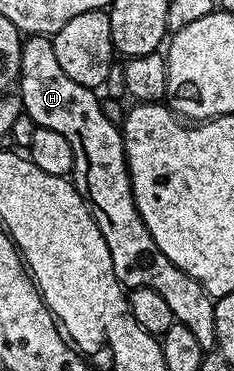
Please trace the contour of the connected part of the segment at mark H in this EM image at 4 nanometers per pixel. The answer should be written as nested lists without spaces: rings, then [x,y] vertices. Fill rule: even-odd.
[[[32,34],[26,35],[21,42],[20,88],[21,107],[37,123],[37,127],[56,130],[58,134],[63,134],[63,138],[67,138],[73,155],[71,179],[77,186],[77,192],[89,205],[93,220],[99,226],[99,230],[107,242],[107,250],[111,250],[111,266],[115,278],[126,289],[150,288],[163,294],[163,302],[167,302],[167,306],[171,306],[174,321],[187,326],[187,330],[191,330],[191,334],[195,334],[201,349],[212,349],[215,344],[214,301],[203,290],[203,286],[199,286],[199,282],[195,282],[195,278],[191,278],[185,271],[176,268],[161,253],[159,246],[151,238],[151,234],[135,206],[129,167],[125,161],[125,142],[121,129],[103,116],[98,93],[87,86],[79,86],[79,82],[75,82],[71,78],[67,78],[67,74],[63,74],[63,66],[59,66],[59,58],[55,58],[55,50],[50,37]]]

